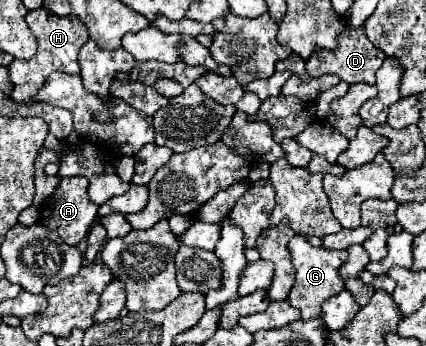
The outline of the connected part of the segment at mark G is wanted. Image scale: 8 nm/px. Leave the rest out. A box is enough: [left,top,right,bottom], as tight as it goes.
[287,235,347,319]

